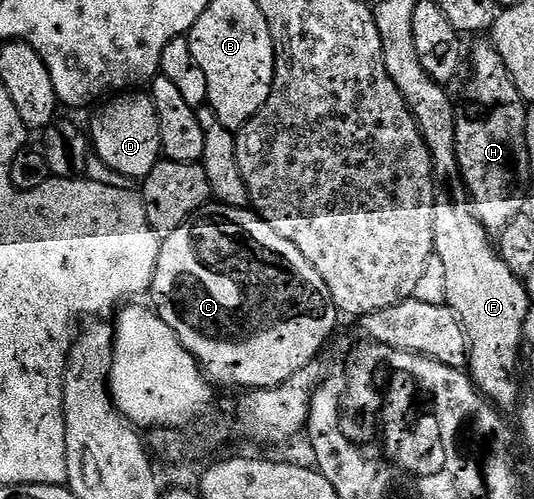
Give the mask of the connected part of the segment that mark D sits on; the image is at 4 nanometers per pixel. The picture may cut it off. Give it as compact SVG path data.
M120 92L109 97L93 116L90 129L90 146L95 157L114 172L133 180L147 178L162 158L156 109L151 97L140 93L144 92Z

